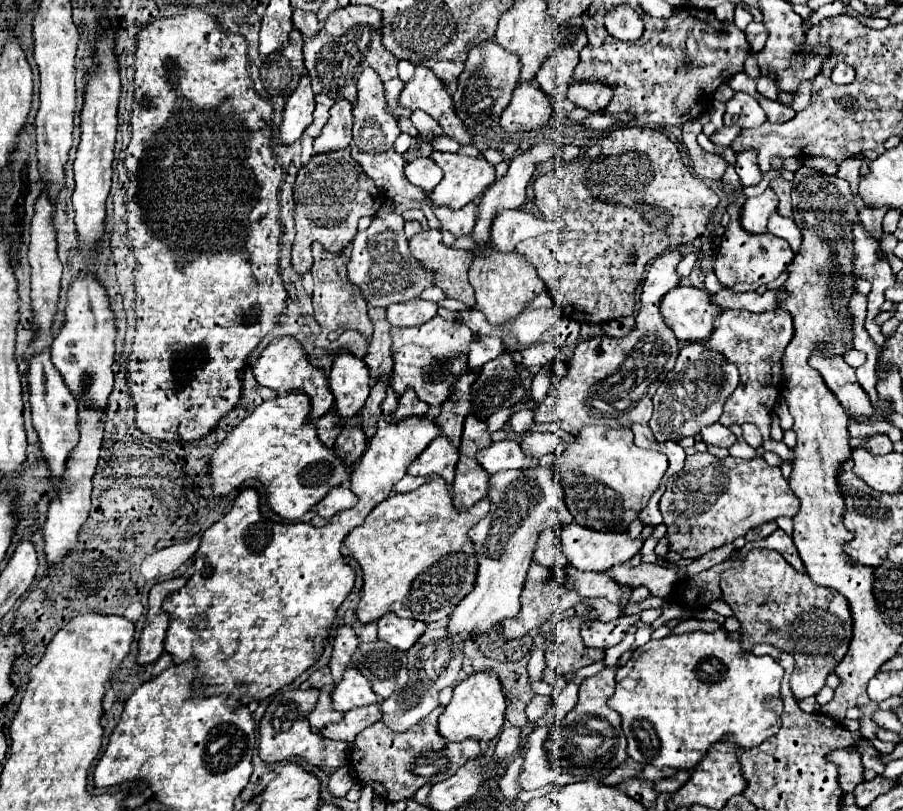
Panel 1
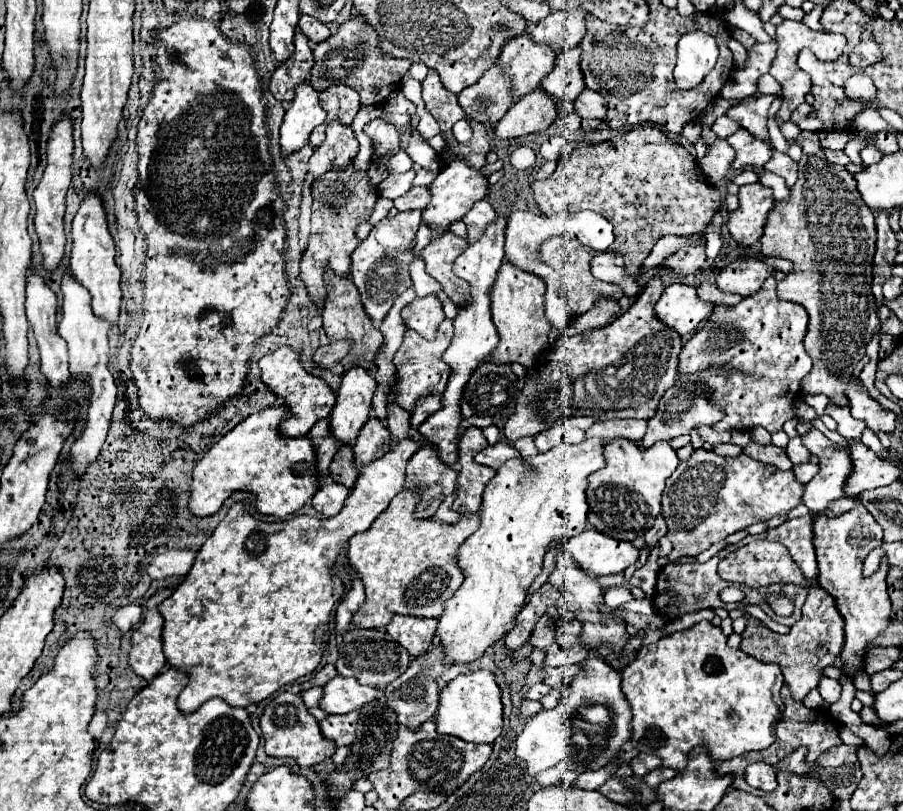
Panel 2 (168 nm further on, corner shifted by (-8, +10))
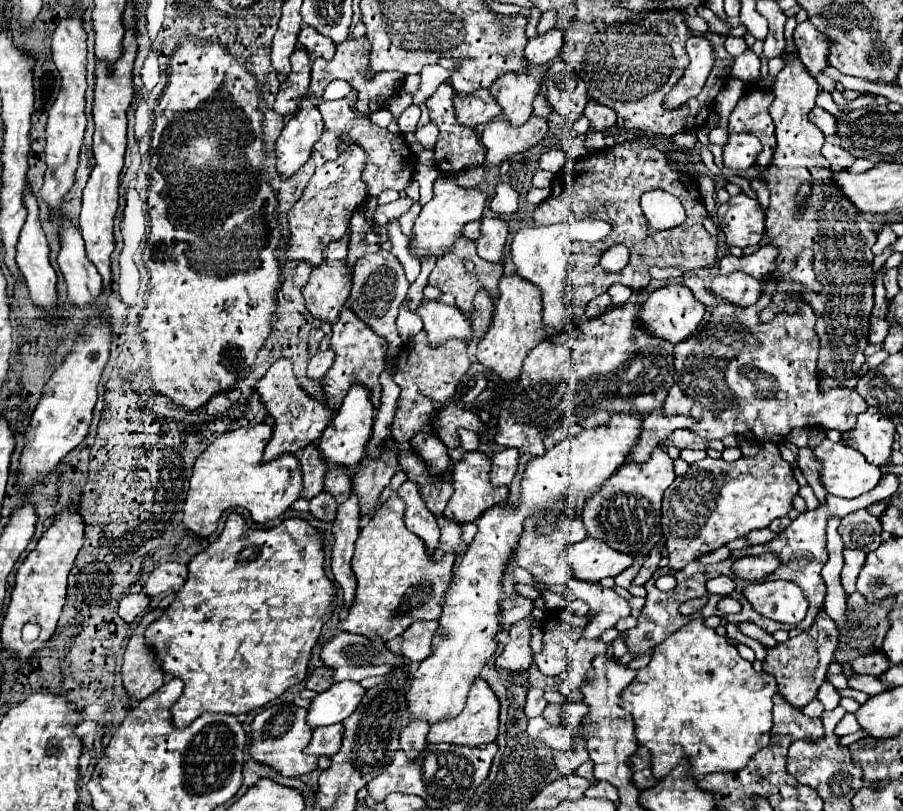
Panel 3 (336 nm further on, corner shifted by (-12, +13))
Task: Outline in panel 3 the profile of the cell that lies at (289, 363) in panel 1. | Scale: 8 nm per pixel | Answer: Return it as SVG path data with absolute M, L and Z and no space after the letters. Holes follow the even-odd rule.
M288 358L276 360L270 366L270 370L258 380L256 388L260 392L260 400L266 404L270 416L274 418L272 440L268 442L268 446L264 450L266 462L274 460L286 452L298 452L300 448L318 440L322 430L330 424L330 418L334 412L328 406L324 406L322 402L308 396L308 392L298 386L298 380L294 378L294 372L292 372L292 362Z

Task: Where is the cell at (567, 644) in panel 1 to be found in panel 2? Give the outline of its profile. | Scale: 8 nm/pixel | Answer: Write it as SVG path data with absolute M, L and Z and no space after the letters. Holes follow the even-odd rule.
M572 619L556 629L556 641L548 647L544 657L544 667L566 667L574 663L582 663L588 657L588 651L580 645L578 633L582 623Z

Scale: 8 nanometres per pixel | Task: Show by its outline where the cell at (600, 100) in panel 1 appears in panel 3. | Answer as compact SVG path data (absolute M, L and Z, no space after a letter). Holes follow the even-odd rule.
M588 100L584 114L590 120L590 126L594 130L606 130L616 122L614 110L610 110L608 106L602 106L600 102L594 102L594 100Z

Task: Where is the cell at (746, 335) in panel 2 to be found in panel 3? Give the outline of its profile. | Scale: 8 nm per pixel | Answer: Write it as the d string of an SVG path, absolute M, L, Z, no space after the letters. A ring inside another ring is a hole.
M768 278L764 282L764 292L760 296L760 300L754 304L754 306L730 306L728 302L720 304L714 308L710 320L704 324L704 328L696 334L696 336L690 336L688 340L682 340L680 344L676 344L674 348L674 386L668 390L668 396L666 396L666 402L664 402L664 414L690 414L692 418L698 420L698 424L692 426L692 432L696 432L698 436L702 436L704 440L712 440L712 438L724 438L724 436L740 436L740 438L746 438L750 442L782 442L786 438L786 434L792 430L792 428L810 428L810 426L824 426L824 428L834 428L834 430L840 430L840 432L846 432L846 430L854 430L856 426L856 416L860 412L866 410L866 402L864 398L856 392L856 390L828 390L824 394L818 392L818 372L816 372L816 360L818 360L818 336L814 332L814 324L816 324L816 316L814 316L814 310L802 302L798 312L794 314L776 314L770 322L762 322L758 318L758 314L770 306L770 290L774 290L774 278Z

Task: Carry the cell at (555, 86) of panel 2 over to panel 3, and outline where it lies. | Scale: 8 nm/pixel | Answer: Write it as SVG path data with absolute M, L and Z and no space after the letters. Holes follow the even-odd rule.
M556 58L550 62L544 84L546 98L554 112L564 116L568 122L576 122L588 102L586 84L578 78L578 74L562 58Z

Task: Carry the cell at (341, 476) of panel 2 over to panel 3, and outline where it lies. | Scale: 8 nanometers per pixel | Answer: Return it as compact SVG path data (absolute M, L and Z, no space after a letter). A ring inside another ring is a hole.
M330 466L324 478L324 490L330 492L340 504L350 498L352 494L352 482L348 476L346 466Z

